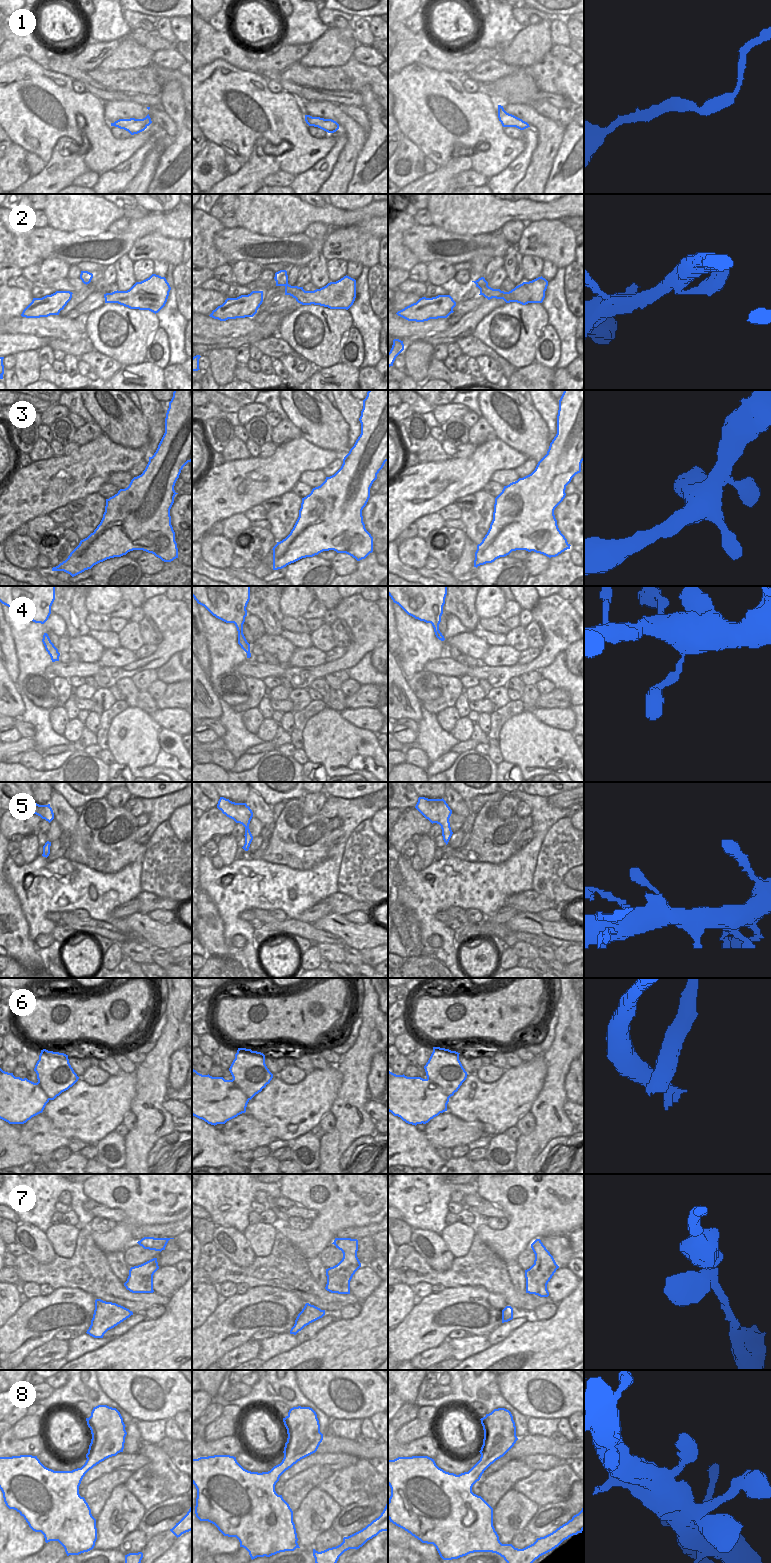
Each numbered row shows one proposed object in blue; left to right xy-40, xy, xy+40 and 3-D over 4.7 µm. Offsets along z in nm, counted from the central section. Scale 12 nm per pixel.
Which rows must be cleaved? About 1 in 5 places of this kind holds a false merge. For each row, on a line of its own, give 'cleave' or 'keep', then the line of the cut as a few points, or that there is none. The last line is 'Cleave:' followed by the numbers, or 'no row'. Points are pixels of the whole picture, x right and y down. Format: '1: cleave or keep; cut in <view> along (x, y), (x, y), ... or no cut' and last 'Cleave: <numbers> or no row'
1: keep; no cut
2: keep; no cut
3: keep; no cut
4: keep; no cut
5: keep; no cut
6: cleave; cut in xy+40 along (427, 1077), (435, 1082), (449, 1097)
7: keep; no cut
8: keep; no cut
Cleave: 6

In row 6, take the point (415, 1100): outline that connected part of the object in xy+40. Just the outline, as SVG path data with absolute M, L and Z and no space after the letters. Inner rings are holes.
M388 1071L388 1111L408 1124L426 1124L447 1111L449 1098L428 1078L407 1077Z

